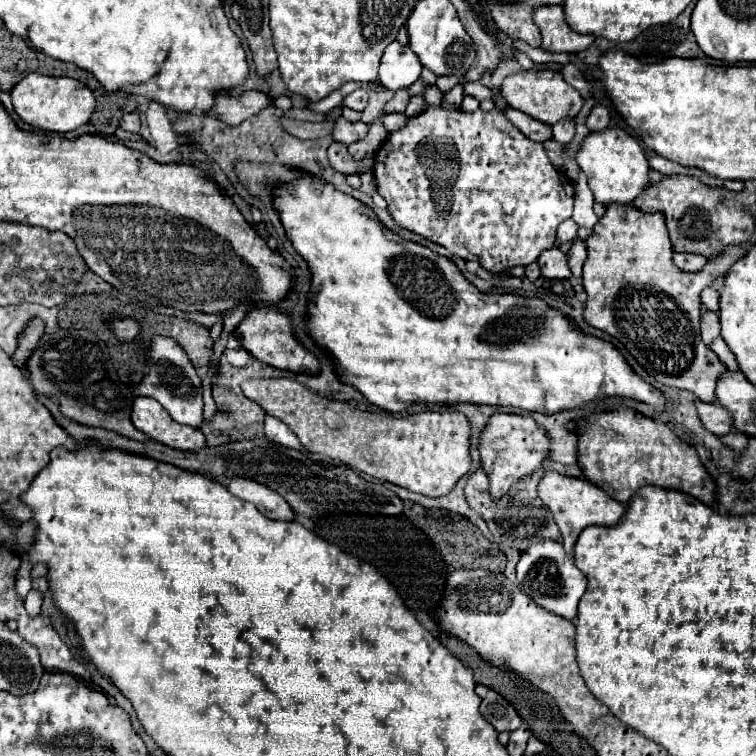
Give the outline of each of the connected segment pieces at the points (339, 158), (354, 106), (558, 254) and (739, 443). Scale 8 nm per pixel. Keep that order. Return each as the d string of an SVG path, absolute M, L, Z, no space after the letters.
M333 142L333 144L329 146L329 150L327 150L327 156L329 156L331 166L333 166L337 172L345 174L345 176L349 176L349 174L365 174L365 172L373 172L371 168L365 168L363 162L353 160L351 154L347 152L347 146L345 146L345 144Z
M359 88L359 90L351 92L351 94L343 100L343 106L351 108L351 110L357 110L357 112L363 112L365 106L367 106L367 98L369 98L369 96L367 96L367 90Z
M559 248L545 250L539 256L537 264L541 266L541 272L545 278L557 278L557 280L569 280L571 278L571 270L567 266L567 256Z
M731 430L731 432L727 432L725 436L719 436L719 440L727 446L727 448L733 448L733 450L745 450L745 446L747 446L747 436L745 434L741 434L741 432L735 432L735 430Z

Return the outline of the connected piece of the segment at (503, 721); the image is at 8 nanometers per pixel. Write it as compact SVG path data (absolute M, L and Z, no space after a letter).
M477 684L475 692L481 696L481 716L489 720L497 732L513 732L521 726L521 718L515 712L515 708L495 690Z

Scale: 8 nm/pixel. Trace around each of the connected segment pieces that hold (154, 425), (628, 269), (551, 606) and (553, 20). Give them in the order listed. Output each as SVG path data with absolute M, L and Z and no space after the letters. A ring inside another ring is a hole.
M137 396L133 400L131 422L149 438L163 442L165 446L191 452L205 448L205 436L199 428L177 424L163 412L163 406L157 400L147 400L147 396Z
M609 204L605 216L595 224L593 236L587 238L589 258L583 266L583 288L587 292L585 312L583 318L589 326L599 328L611 336L615 336L631 356L661 384L689 390L703 402L715 400L715 386L721 370L725 368L721 360L715 356L711 348L707 348L701 340L699 330L699 316L701 316L701 290L719 276L719 272L729 270L733 262L737 262L745 252L739 248L731 248L719 260L709 262L701 272L687 274L675 268L671 260L671 242L665 226L663 214L643 214L637 212L633 206L619 206Z
M543 540L535 546L531 546L517 564L517 582L521 590L531 596L541 608L545 608L551 614L557 614L561 618L573 620L577 616L577 604L587 590L587 578L585 574L573 564L573 558L563 550L561 542L555 540ZM557 582L557 588L551 588L549 584Z
M557 4L535 8L533 22L541 30L541 46L547 52L579 52L589 48L595 40L595 36L591 34L579 34L571 30L563 18L563 8Z

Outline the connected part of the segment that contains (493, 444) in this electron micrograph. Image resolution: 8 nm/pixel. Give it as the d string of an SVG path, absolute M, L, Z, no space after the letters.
M495 412L493 416L489 416L483 432L479 434L477 446L481 454L481 466L489 476L489 496L501 498L513 482L541 468L541 464L547 460L549 438L531 416Z

